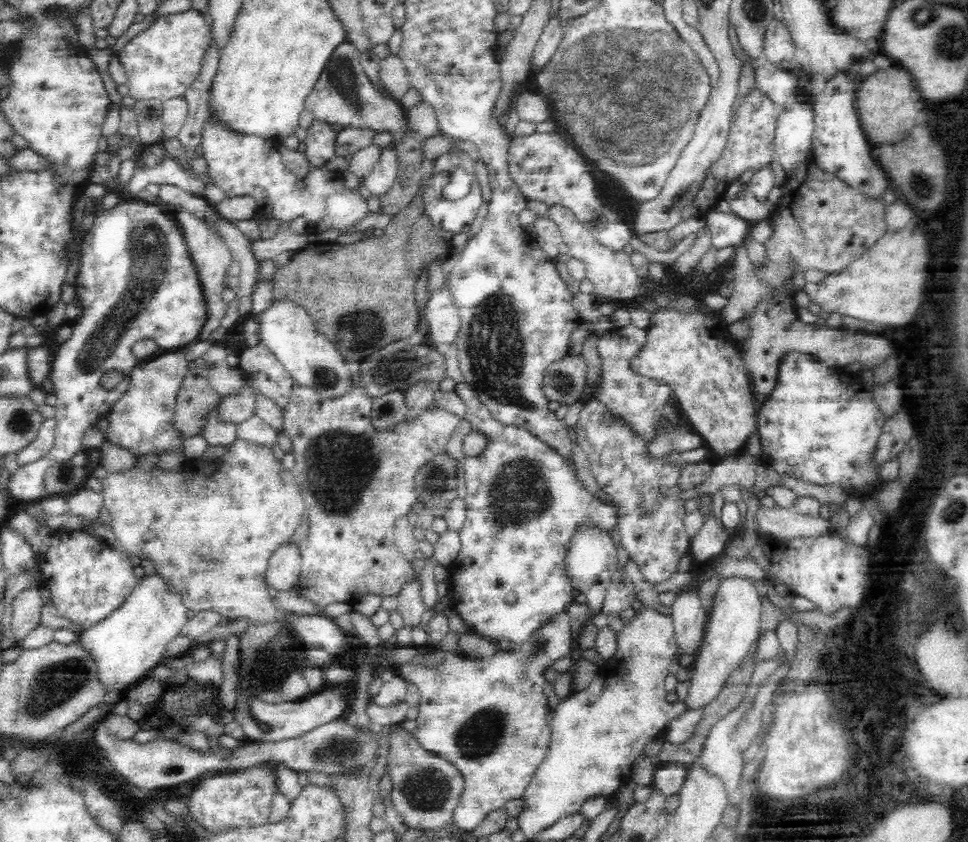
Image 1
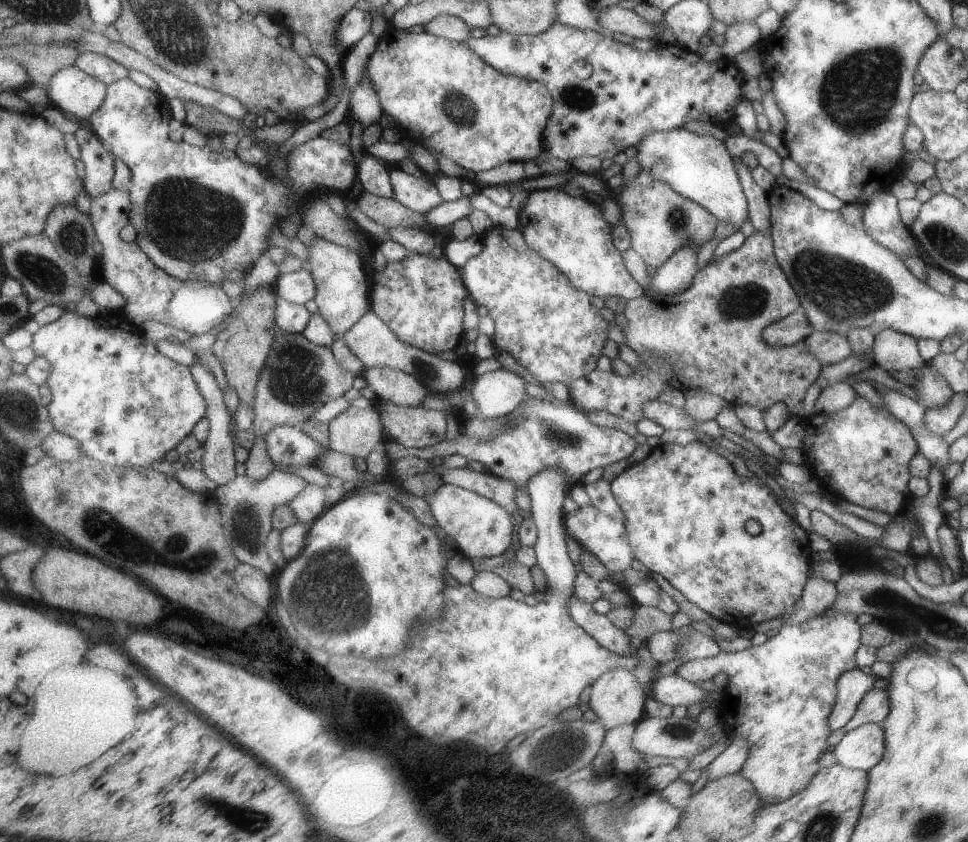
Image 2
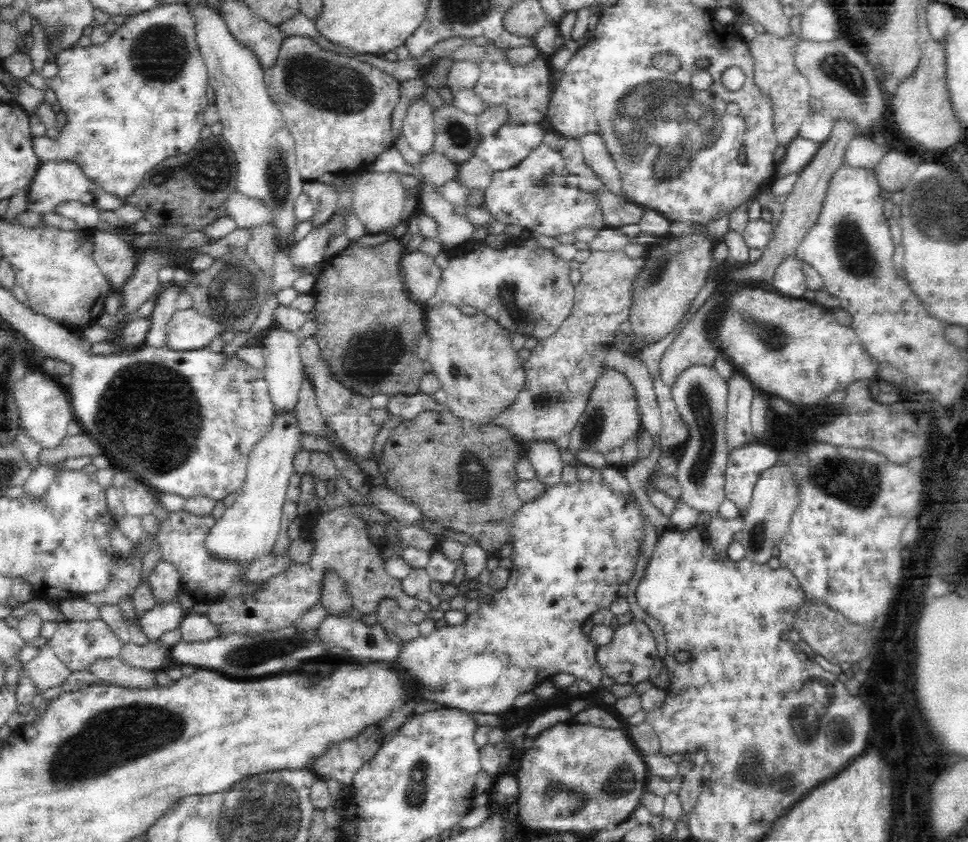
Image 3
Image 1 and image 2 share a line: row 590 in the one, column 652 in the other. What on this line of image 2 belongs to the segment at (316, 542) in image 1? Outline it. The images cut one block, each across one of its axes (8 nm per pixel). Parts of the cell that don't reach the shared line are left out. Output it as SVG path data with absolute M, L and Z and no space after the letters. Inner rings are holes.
M771 230L765 233L764 231L754 231L751 236L748 236L735 251L729 252L721 257L713 257L711 261L695 274L692 284L680 294L670 296L646 296L635 298L628 301L624 310L625 318L628 320L628 326L624 332L628 346L634 350L643 364L638 369L633 368L633 373L629 377L623 377L618 373L612 371L601 371L596 368L592 373L585 377L575 380L570 386L570 396L574 400L576 406L585 414L589 412L606 411L624 418L631 423L637 423L643 418L642 404L649 400L659 398L659 394L665 390L666 387L672 387L680 390L690 390L692 388L700 388L701 391L706 391L710 394L717 394L721 396L727 403L732 406L741 404L751 404L760 410L768 410L773 404L784 403L787 404L788 410L792 412L801 403L801 400L806 396L808 388L812 386L819 377L822 370L821 362L811 354L805 353L800 349L800 346L790 345L785 347L771 347L762 340L762 331L773 322L787 317L796 311L800 306L798 293L792 288L786 273L782 270L775 255L775 246L773 245L773 238L771 237Z

